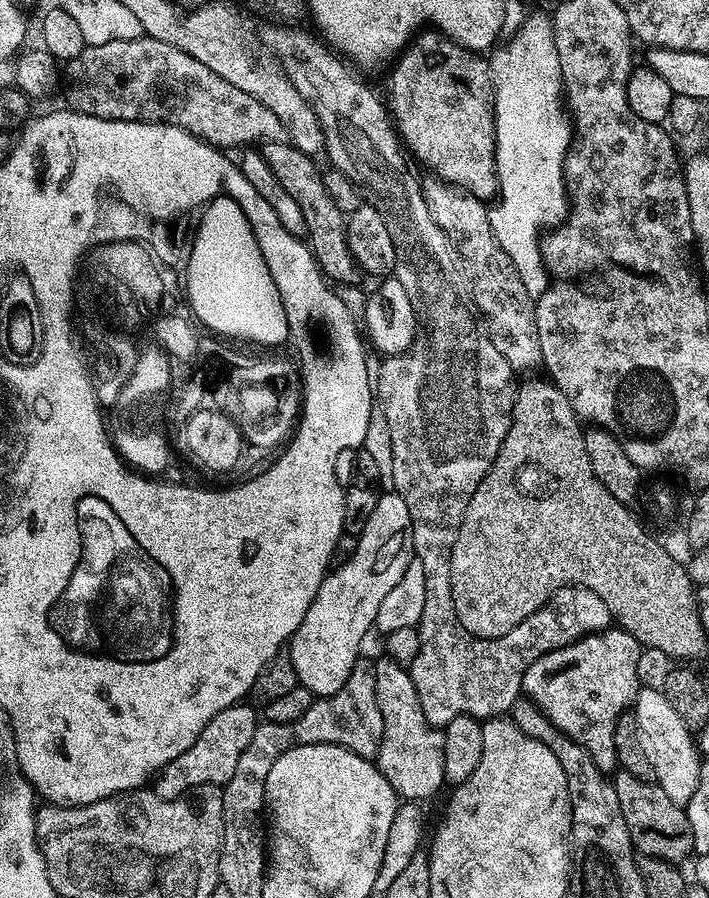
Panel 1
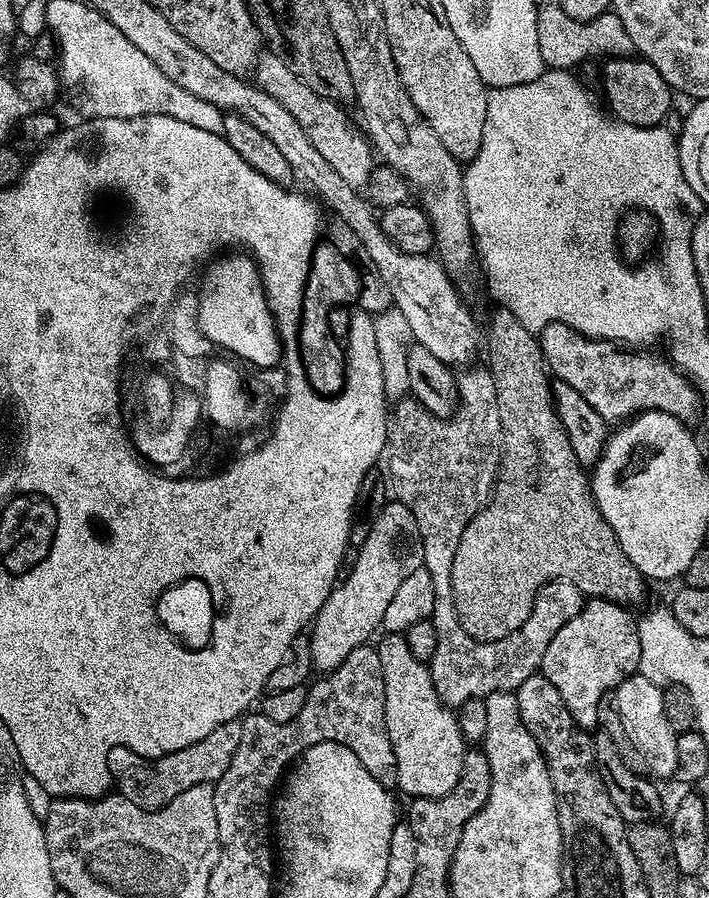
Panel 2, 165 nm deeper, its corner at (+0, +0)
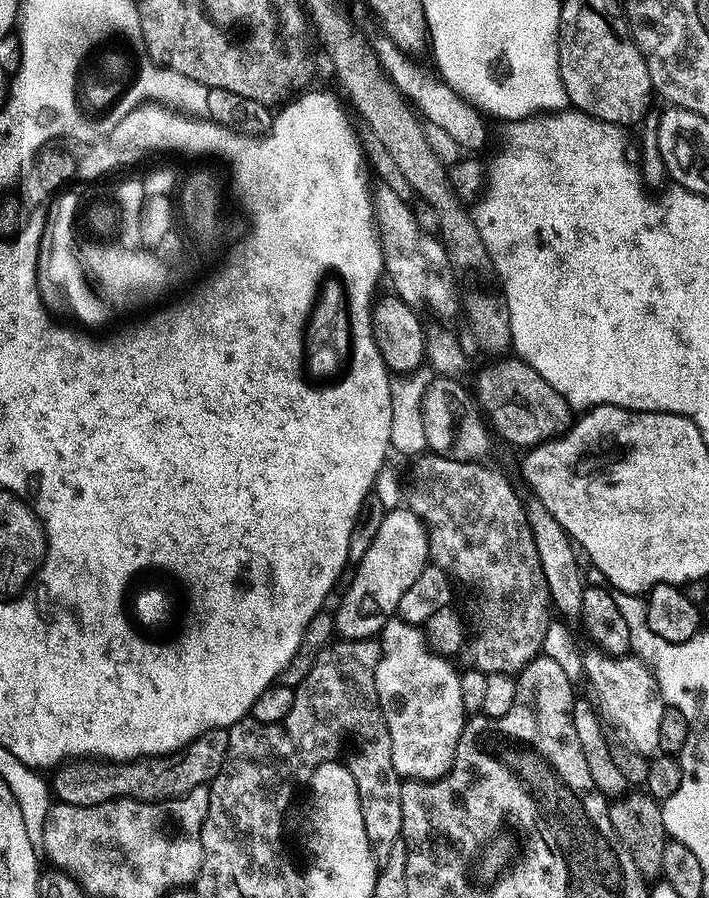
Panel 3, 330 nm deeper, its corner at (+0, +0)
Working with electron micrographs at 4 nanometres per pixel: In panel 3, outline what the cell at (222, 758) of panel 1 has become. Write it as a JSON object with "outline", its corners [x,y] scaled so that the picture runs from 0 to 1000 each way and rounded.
{"outline":[[[303,811],[279,822],[274,822],[248,837],[236,842],[206,842],[195,846],[172,846],[148,849],[140,844],[107,844],[92,849],[78,856],[79,865],[71,869],[71,878],[78,890],[90,895],[141,895],[147,891],[243,891],[248,886],[260,886],[268,880],[298,873],[313,857],[313,849],[319,849],[322,839],[322,812]]]}

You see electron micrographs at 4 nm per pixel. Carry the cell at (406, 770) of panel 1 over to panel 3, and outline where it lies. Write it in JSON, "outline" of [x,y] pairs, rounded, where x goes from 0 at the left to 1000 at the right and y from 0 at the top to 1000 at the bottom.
{"outline":[[[554,688],[544,693],[544,697],[533,705],[533,716],[536,719],[536,736],[530,743],[530,767],[536,778],[536,790],[542,796],[544,808],[550,813],[550,831],[556,840],[556,857],[570,869],[622,869],[635,856],[638,850],[643,847],[643,836],[646,835],[647,820],[654,811],[657,794],[652,786],[652,759],[649,758],[649,748],[646,744],[638,741],[636,734],[619,731],[604,720],[604,713],[598,709],[597,698],[580,695],[563,688]]]}

